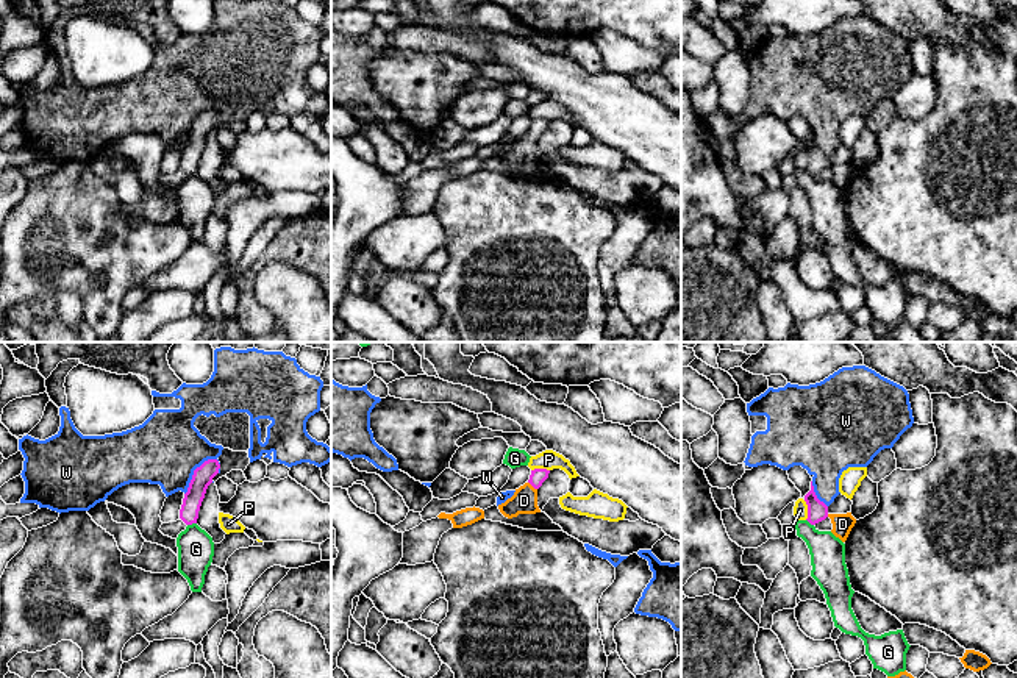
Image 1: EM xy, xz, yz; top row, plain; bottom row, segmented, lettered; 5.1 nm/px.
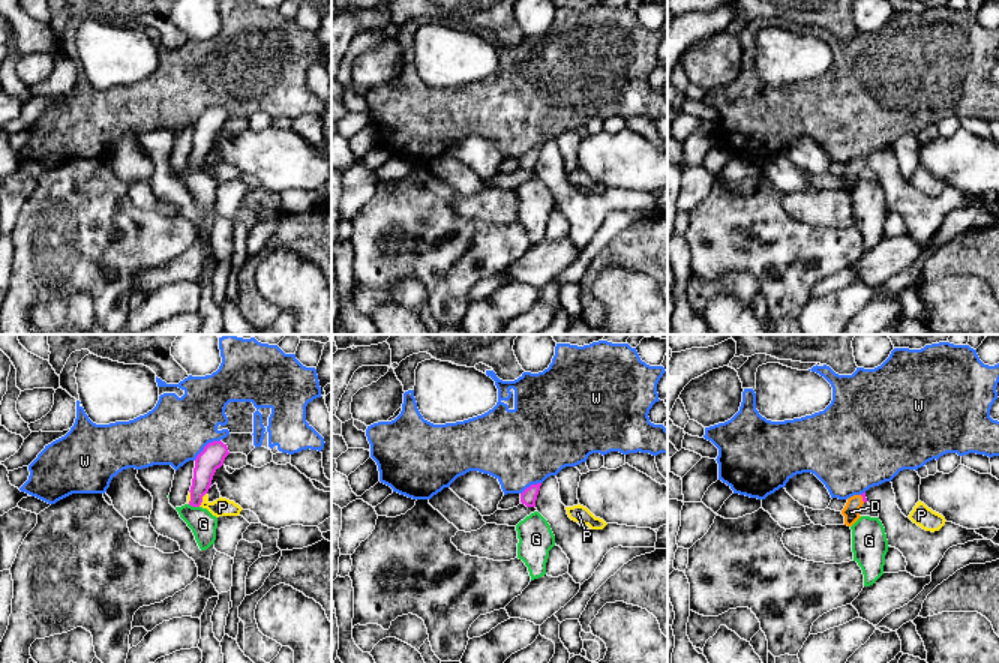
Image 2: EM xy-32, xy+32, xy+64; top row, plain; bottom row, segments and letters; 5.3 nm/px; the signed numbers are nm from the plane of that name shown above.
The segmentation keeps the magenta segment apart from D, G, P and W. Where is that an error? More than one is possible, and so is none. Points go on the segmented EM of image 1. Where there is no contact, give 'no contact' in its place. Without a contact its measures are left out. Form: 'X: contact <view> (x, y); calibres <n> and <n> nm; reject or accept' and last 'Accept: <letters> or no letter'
D: contact xz (533, 486); calibres 80 and 130 nm; accept
G: contact xy (191, 524); calibres 100 and 190 nm; reject
P: contact yz (808, 510); calibres 110 and 80 nm; reject
W: contact xy (194, 472); calibres 100 and 360 nm; reject
Accept: D

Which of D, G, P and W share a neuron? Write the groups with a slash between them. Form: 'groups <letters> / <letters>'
groups D / G / P / W

